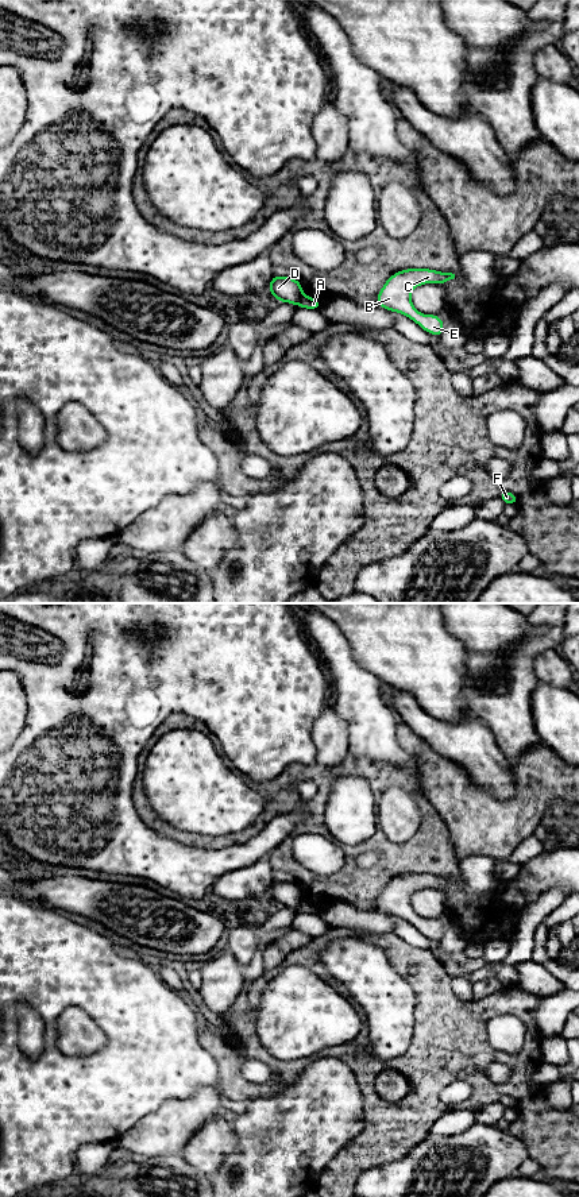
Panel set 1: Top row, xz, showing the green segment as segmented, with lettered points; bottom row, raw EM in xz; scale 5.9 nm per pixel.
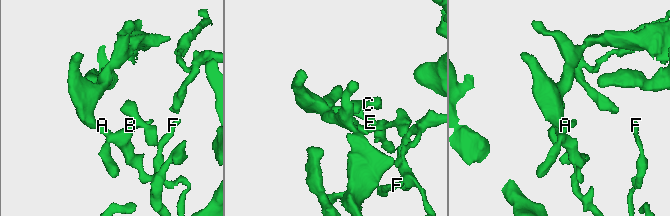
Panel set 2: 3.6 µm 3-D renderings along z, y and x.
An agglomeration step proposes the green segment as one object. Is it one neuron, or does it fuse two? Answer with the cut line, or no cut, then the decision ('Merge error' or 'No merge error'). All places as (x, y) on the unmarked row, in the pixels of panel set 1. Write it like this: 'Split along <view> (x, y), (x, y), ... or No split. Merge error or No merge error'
Split along xz (302, 899), (298, 908). Merge error

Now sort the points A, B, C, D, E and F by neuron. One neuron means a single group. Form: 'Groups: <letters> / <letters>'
Groups: A B C E F / D

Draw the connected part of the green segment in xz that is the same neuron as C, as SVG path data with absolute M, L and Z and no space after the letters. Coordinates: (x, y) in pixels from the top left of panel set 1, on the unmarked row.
M406 873L394 877L377 900L377 908L390 916L405 919L425 937L441 941L443 924L437 919L421 919L412 908L410 897L416 891L425 888L441 889L455 883L452 877L441 877L431 873Z

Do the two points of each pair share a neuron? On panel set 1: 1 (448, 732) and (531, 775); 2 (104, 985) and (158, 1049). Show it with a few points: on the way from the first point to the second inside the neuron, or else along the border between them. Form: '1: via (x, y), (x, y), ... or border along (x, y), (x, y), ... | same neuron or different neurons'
1: border along (509, 763), (514, 780), (514, 794) | different neurons
2: via (120, 1001), (151, 1033) | same neuron

